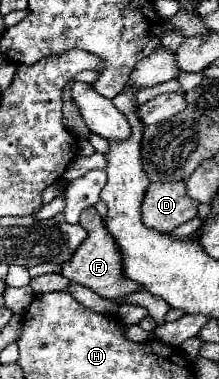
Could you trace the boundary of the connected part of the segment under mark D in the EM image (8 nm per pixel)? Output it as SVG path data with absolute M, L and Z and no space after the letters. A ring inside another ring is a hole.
M151 184L143 200L143 222L163 234L197 216L199 202L191 200L181 184Z

